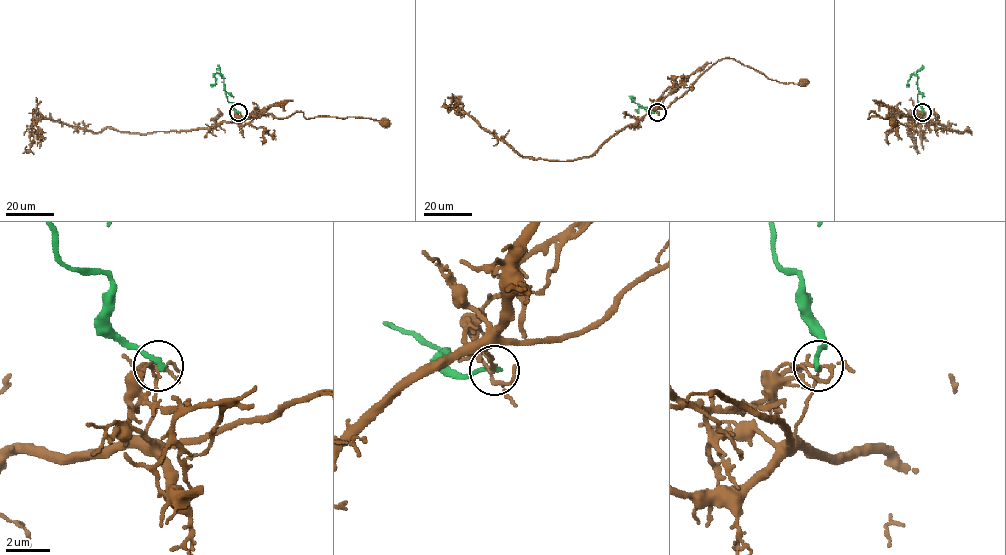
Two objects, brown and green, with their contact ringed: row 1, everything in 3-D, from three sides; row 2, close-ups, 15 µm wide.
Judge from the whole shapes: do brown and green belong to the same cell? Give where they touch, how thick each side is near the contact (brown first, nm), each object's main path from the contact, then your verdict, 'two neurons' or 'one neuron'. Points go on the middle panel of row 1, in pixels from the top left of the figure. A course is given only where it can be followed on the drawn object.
place (657, 112); calibres 140 and 260 nm; course brown (657, 112), (656, 109), (667, 108), (683, 95), (699, 76), (722, 59), (738, 61), (779, 82), (802, 82); course green (657, 112), (643, 108), (629, 95); two neurons

